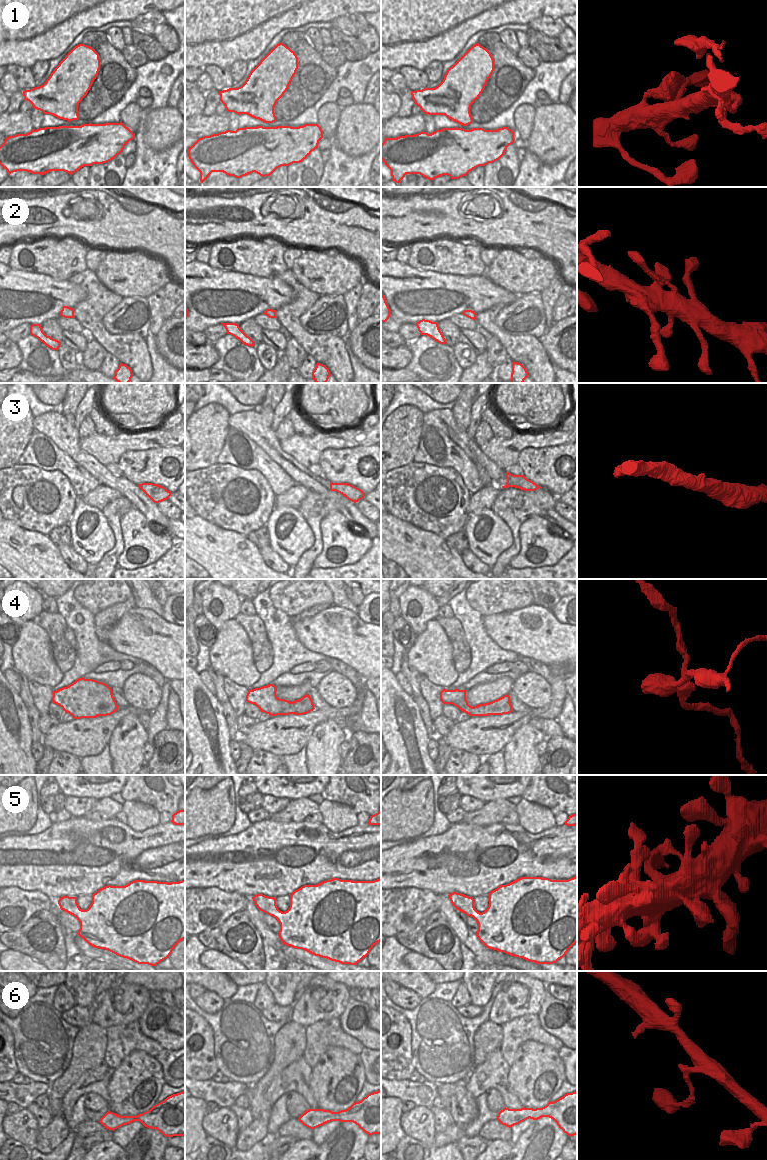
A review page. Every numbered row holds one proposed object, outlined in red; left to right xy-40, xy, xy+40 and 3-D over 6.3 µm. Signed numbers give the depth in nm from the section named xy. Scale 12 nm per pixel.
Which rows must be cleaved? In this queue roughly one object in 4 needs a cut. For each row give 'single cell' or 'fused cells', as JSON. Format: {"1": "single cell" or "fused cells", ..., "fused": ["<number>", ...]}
{"1": "single cell", "2": "single cell", "3": "single cell", "4": "fused cells", "5": "single cell", "6": "fused cells", "fused": ["4", "6"]}

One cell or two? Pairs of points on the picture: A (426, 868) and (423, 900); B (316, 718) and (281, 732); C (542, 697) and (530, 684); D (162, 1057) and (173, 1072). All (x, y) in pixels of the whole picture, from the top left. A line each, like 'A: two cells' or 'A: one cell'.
A: two cells
B: one cell
C: one cell
D: one cell

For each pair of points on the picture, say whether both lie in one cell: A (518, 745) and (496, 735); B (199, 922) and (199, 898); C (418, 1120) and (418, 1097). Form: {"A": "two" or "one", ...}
{"A": "two", "B": "one", "C": "two"}

